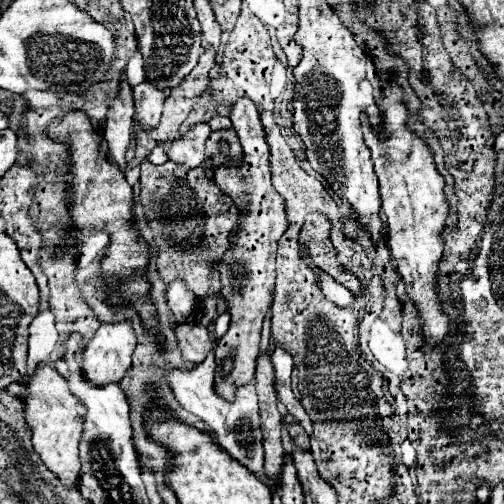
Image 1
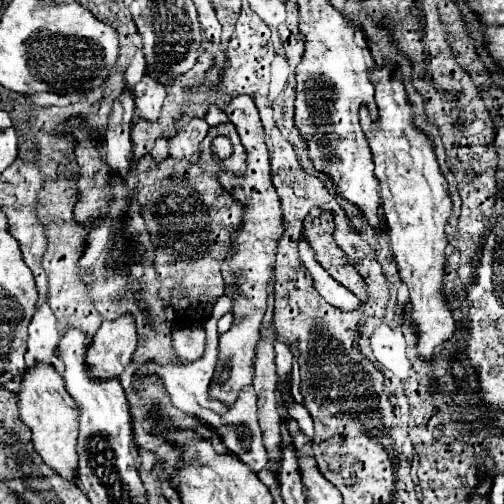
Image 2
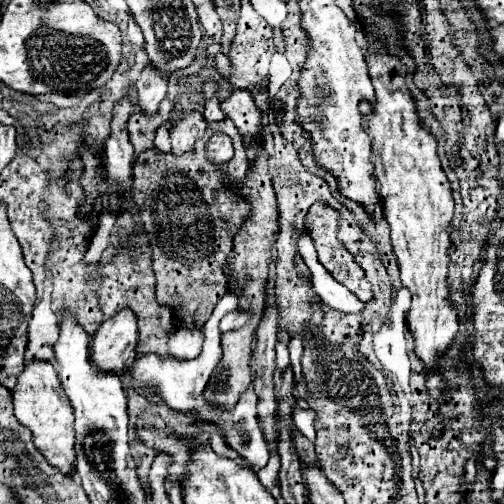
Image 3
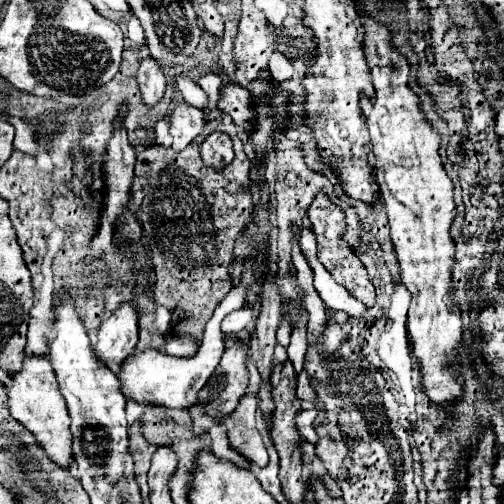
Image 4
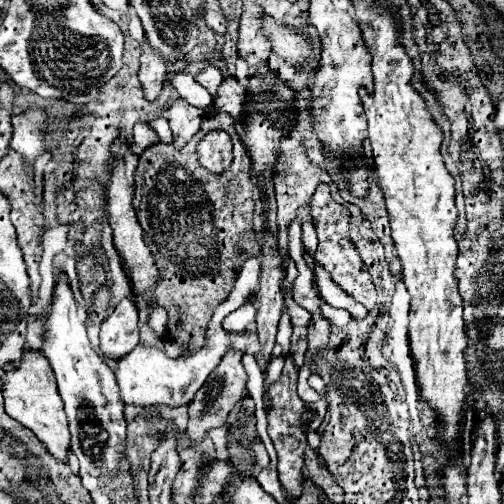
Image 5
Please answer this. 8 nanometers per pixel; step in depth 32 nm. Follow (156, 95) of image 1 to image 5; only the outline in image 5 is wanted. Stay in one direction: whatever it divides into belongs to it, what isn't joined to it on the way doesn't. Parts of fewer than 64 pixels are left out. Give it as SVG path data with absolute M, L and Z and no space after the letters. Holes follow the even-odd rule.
M148 40L142 42L142 58L140 58L140 70L138 70L138 80L144 90L146 100L156 100L166 84L166 64L148 48Z

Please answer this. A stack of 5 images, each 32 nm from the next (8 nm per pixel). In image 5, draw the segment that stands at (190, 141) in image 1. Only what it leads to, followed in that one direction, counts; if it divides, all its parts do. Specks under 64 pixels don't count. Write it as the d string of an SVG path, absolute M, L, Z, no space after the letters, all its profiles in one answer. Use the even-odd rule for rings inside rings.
M178 98L166 110L166 118L170 122L170 130L172 130L172 136L174 136L174 146L182 148L200 130L204 110L194 108L186 100Z

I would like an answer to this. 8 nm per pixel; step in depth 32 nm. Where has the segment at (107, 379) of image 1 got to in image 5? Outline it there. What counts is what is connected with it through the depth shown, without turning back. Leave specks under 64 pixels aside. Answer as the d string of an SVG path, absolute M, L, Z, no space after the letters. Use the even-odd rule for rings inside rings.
M124 298L100 326L100 354L108 360L120 360L138 344L138 332L138 308L130 298Z

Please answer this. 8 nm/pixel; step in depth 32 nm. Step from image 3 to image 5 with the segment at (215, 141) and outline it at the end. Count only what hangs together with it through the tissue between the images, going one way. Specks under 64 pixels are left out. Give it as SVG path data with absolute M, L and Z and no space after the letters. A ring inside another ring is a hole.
M208 132L198 144L198 160L214 174L224 172L232 164L232 140L226 132Z

